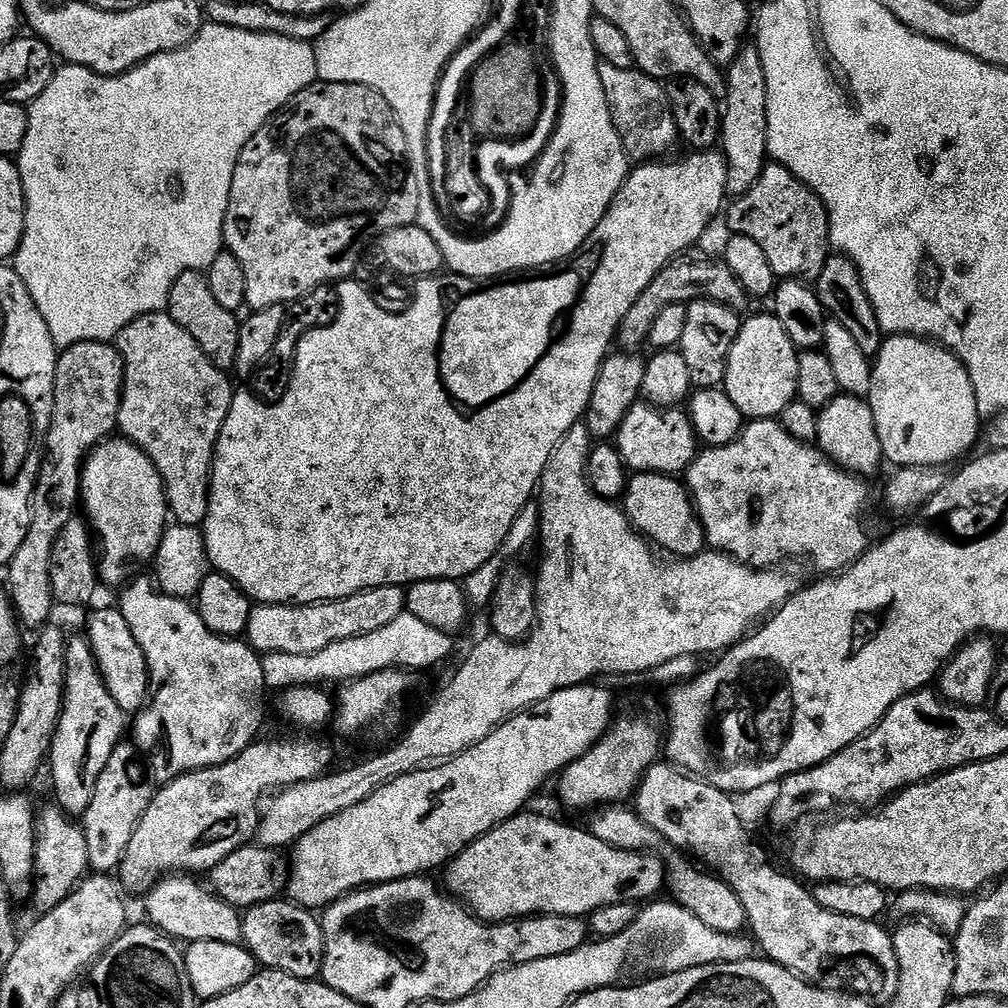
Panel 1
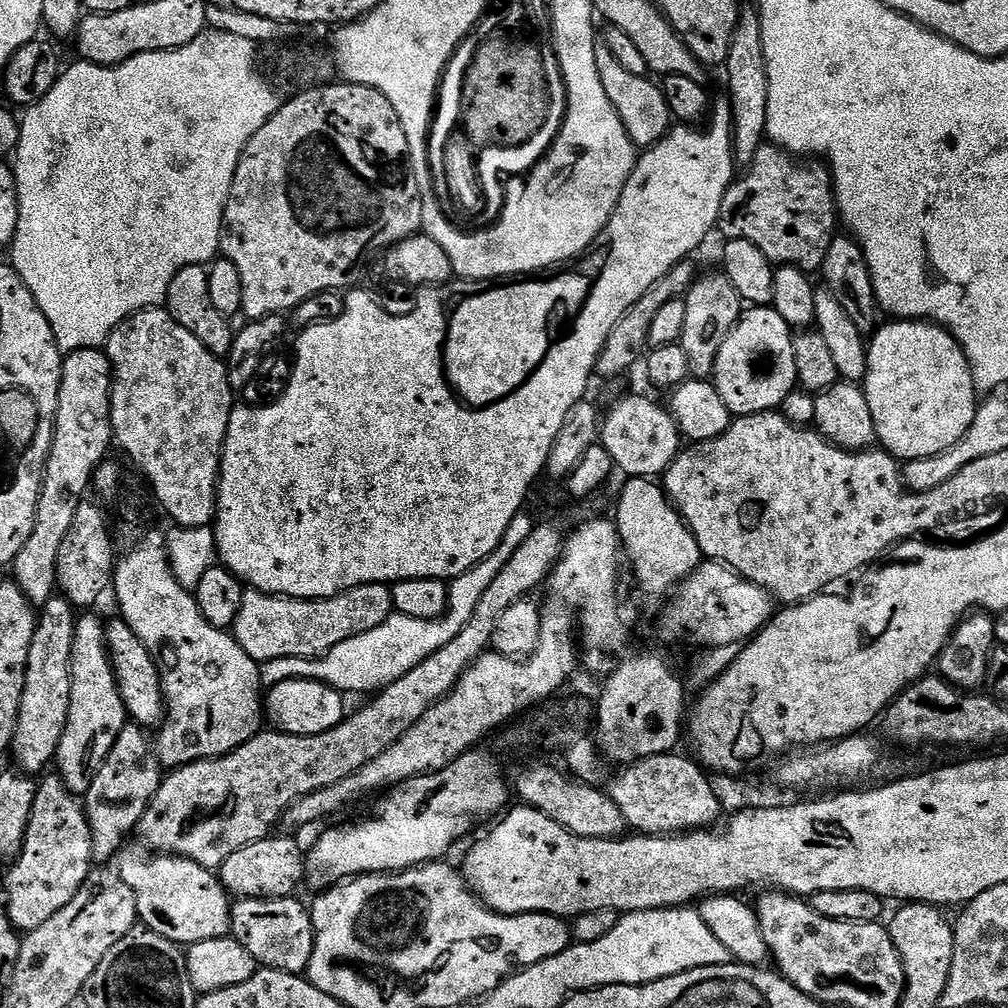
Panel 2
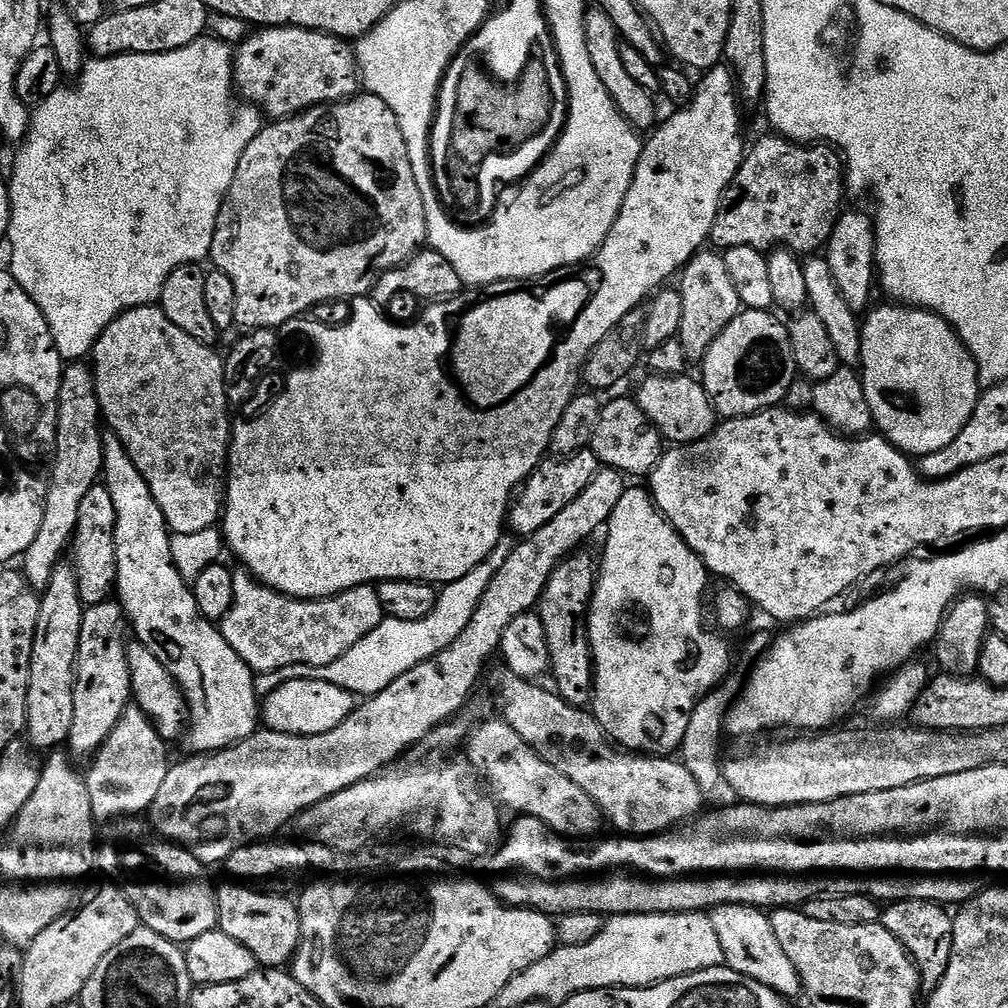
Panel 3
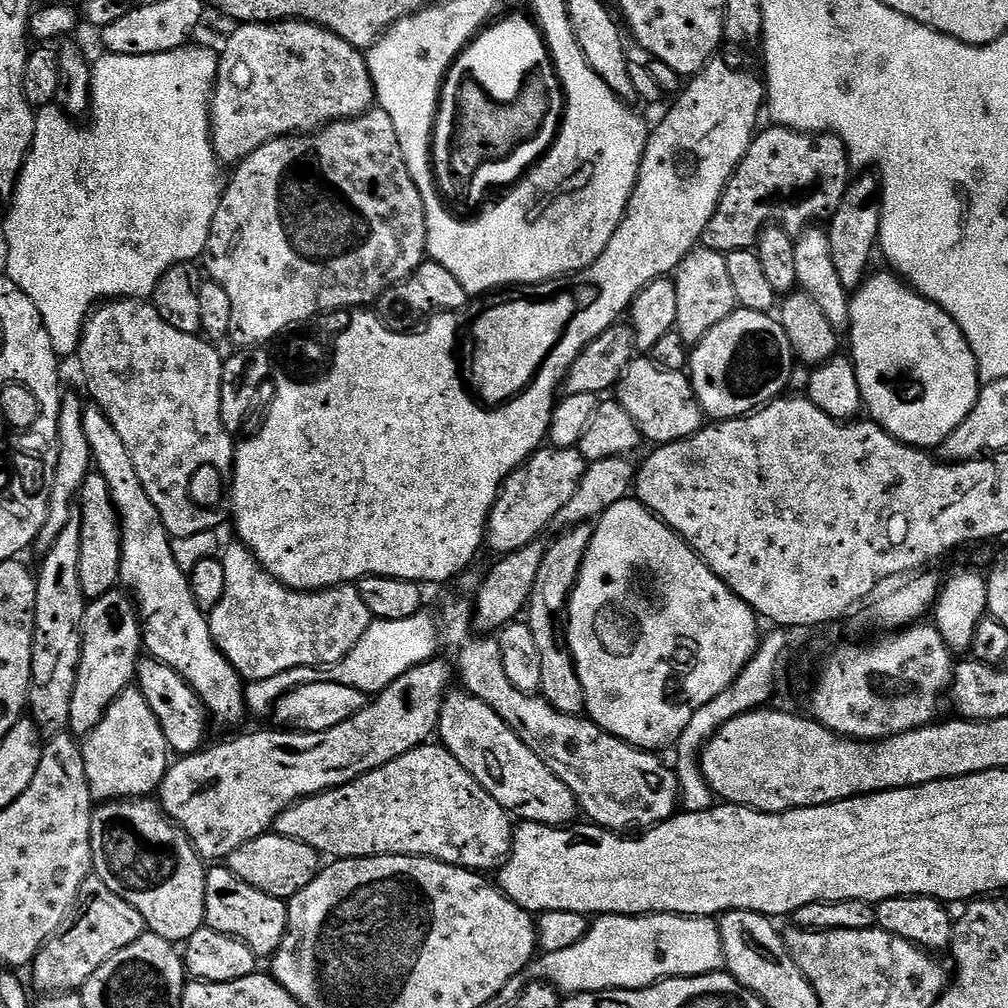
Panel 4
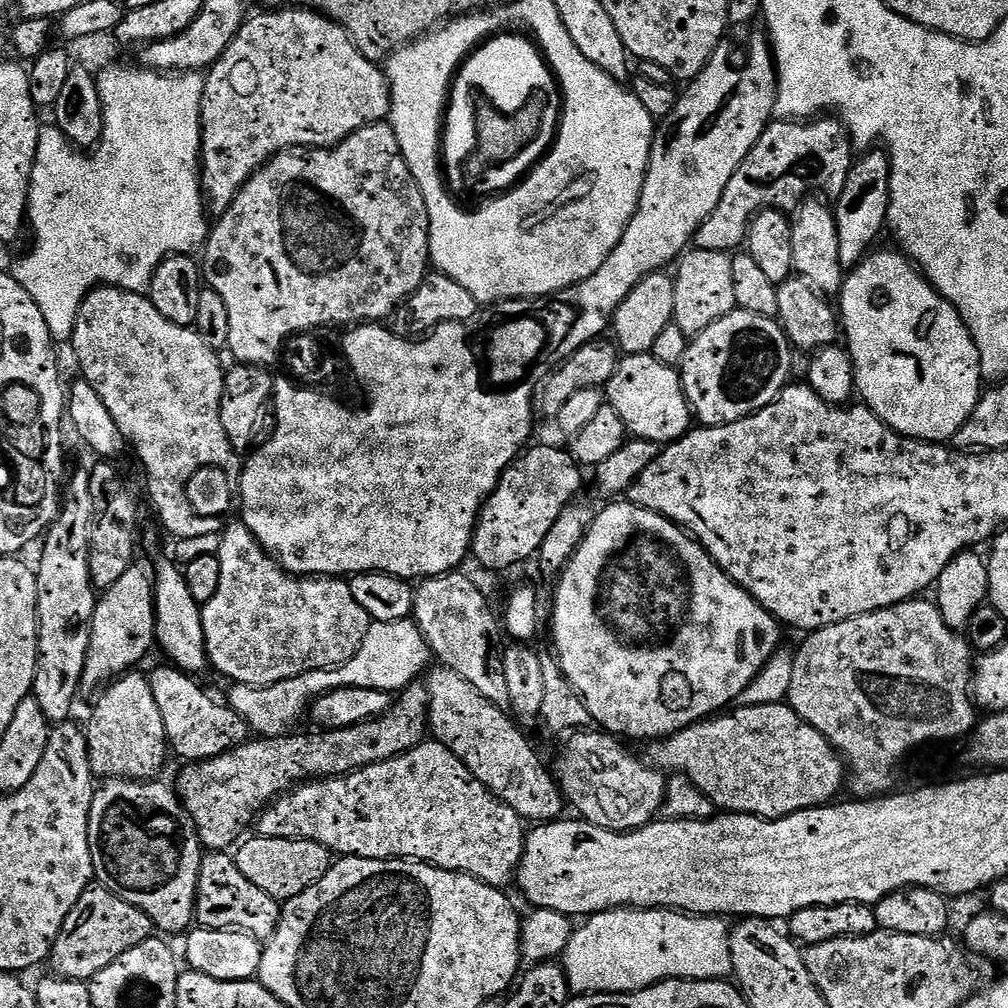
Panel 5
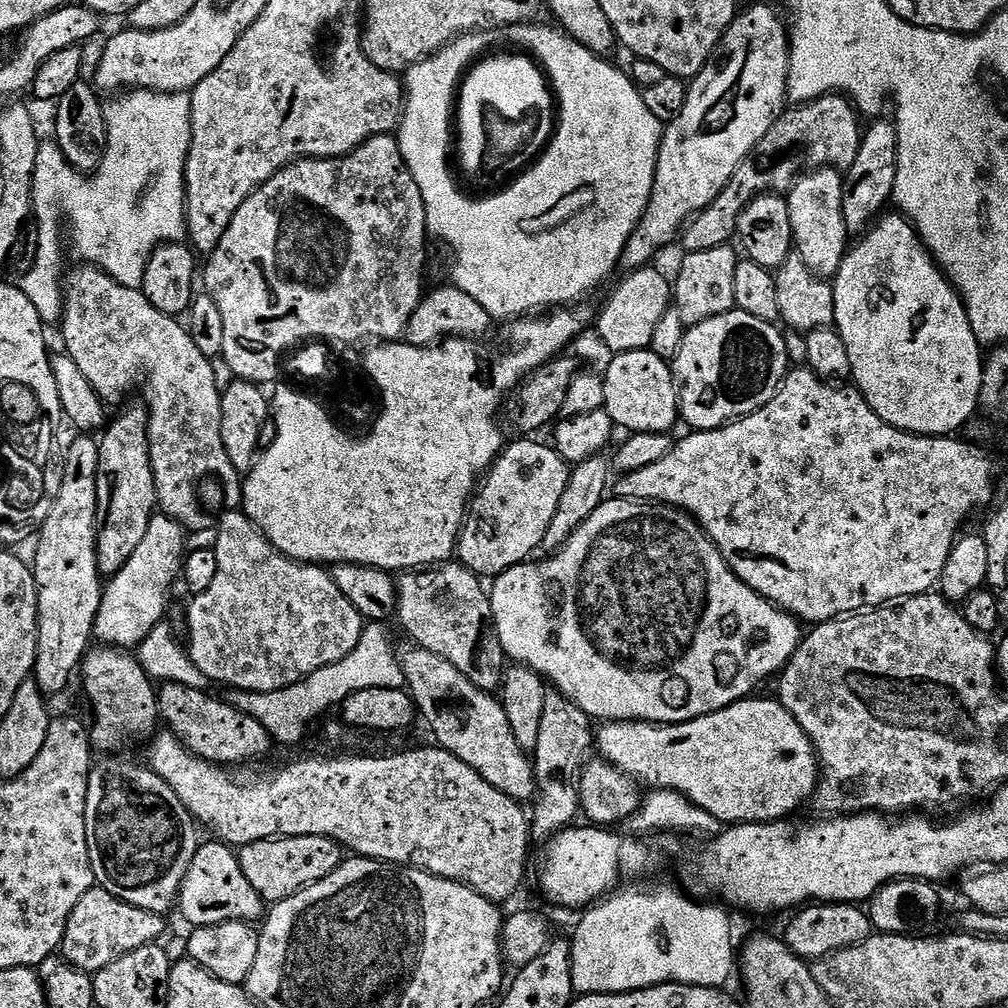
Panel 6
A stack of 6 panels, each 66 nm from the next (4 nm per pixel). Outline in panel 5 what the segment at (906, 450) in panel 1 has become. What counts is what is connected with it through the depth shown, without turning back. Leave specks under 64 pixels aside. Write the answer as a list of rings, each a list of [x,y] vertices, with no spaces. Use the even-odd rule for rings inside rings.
[[[873,251],[864,257],[863,262],[851,269],[844,277],[844,288],[838,297],[838,316],[842,321],[842,336],[846,341],[846,347],[854,362],[856,371],[856,392],[861,396],[863,403],[886,426],[890,426],[899,436],[908,436],[911,440],[927,440],[929,444],[944,444],[951,441],[962,430],[966,418],[970,418],[972,411],[976,409],[976,403],[982,395],[982,377],[980,374],[980,355],[978,346],[958,310],[938,294],[938,290],[926,279],[924,273],[904,255],[903,251],[879,252]]]

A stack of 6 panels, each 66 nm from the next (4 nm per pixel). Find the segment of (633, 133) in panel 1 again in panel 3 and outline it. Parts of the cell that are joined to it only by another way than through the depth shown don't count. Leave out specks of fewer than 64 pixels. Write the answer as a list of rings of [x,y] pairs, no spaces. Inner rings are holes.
[[[592,6],[584,13],[584,33],[586,34],[586,51],[590,53],[590,62],[594,65],[594,70],[598,73],[598,82],[606,86],[606,94],[614,102],[614,106],[628,120],[629,124],[637,130],[652,130],[657,127],[656,120],[656,99],[653,93],[648,92],[634,78],[630,78],[630,73],[626,71],[626,66],[622,62],[620,45],[622,43],[614,22],[598,7]]]

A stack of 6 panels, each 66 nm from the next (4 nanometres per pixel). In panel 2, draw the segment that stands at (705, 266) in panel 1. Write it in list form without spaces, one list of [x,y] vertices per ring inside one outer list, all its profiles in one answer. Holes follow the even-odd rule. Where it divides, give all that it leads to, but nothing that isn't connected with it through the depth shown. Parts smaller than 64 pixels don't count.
[[[686,259],[678,266],[674,266],[670,274],[662,274],[662,278],[658,278],[658,282],[654,282],[654,286],[650,286],[650,290],[646,290],[646,294],[642,294],[642,298],[638,298],[638,302],[634,302],[634,306],[630,306],[626,314],[622,314],[622,318],[618,318],[618,323],[614,326],[614,330],[610,330],[610,338],[606,338],[606,346],[602,346],[602,354],[596,363],[595,375],[599,379],[600,376],[604,380],[624,376],[639,360],[641,363],[645,359],[649,351],[648,335],[650,322],[654,322],[654,314],[658,314],[658,310],[662,310],[666,302],[683,300],[698,279],[698,271],[696,272],[692,263],[691,259]]]

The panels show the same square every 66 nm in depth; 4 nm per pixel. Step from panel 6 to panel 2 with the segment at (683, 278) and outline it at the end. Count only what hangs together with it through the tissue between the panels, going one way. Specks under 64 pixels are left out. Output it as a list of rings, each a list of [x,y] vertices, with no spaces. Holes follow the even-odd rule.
[[[716,271],[709,276],[701,275],[683,301],[686,306],[686,322],[682,325],[679,344],[682,350],[686,350],[689,377],[711,377],[716,370],[716,359],[718,350],[722,350],[722,342],[726,342],[730,330],[734,330],[734,326],[741,318],[740,295],[730,284],[730,278]]]

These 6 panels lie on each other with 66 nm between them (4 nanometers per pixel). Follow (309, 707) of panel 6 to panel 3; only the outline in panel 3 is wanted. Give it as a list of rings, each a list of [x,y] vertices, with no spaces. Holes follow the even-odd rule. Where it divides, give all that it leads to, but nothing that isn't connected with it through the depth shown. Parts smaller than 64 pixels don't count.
[[[500,539],[498,546],[494,546],[494,550],[490,550],[487,558],[478,566],[474,566],[474,570],[470,570],[470,574],[466,574],[466,578],[453,584],[443,585],[439,589],[434,610],[430,610],[430,614],[426,614],[426,618],[417,620],[385,618],[381,624],[374,626],[374,630],[370,630],[370,634],[366,634],[366,638],[362,638],[362,642],[350,646],[350,650],[346,650],[346,654],[342,654],[342,658],[321,668],[314,669],[308,664],[295,664],[277,672],[257,675],[257,696],[261,698],[268,696],[278,686],[282,686],[283,683],[290,682],[292,679],[322,679],[333,683],[334,686],[341,687],[342,690],[352,692],[356,698],[367,698],[386,690],[386,686],[390,686],[390,682],[394,682],[394,678],[402,678],[402,674],[406,674],[406,670],[414,670],[414,666],[426,662],[426,658],[434,658],[434,654],[446,650],[446,646],[450,646],[454,642],[454,638],[458,638],[458,634],[462,634],[462,630],[466,630],[474,610],[480,605],[482,594],[486,594],[486,586],[490,586],[490,578],[494,578],[494,574],[498,574],[498,569],[502,566],[502,562],[506,562],[506,558],[510,558],[512,545],[511,539]]]

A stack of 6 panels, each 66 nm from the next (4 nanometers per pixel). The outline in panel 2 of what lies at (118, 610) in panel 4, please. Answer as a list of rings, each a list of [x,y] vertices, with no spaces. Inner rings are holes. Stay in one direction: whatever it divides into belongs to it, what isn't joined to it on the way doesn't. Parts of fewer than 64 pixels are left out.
[[[96,614],[81,615],[76,621],[70,662],[70,714],[54,761],[55,767],[60,767],[60,779],[73,794],[87,794],[90,782],[94,782],[94,774],[130,720],[120,697],[120,683],[112,668],[112,657],[108,655],[105,621],[92,615]]]

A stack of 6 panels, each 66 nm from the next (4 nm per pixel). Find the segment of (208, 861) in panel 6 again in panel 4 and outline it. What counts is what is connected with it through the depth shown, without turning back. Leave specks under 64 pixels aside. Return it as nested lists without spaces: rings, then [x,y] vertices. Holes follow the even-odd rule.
[[[212,866],[207,869],[206,878],[206,914],[204,923],[207,927],[218,930],[222,934],[237,936],[242,942],[250,946],[250,950],[258,958],[271,958],[282,946],[282,942],[288,933],[288,906],[285,901],[274,898],[254,886],[238,879],[226,866]]]

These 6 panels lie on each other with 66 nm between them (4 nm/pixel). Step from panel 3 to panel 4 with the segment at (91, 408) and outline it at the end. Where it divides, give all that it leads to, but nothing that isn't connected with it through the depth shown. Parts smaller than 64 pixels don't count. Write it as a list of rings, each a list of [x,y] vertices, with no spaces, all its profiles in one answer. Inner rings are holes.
[[[65,395],[60,401],[60,421],[58,422],[60,453],[58,454],[53,492],[49,498],[49,516],[46,518],[46,526],[42,526],[34,545],[35,551],[38,550],[40,554],[48,553],[54,546],[54,542],[58,542],[58,534],[62,534],[66,522],[74,518],[74,505],[77,503],[89,472],[94,468],[90,441],[86,438],[86,426],[84,425],[85,407],[85,401],[80,401],[76,396]]]

